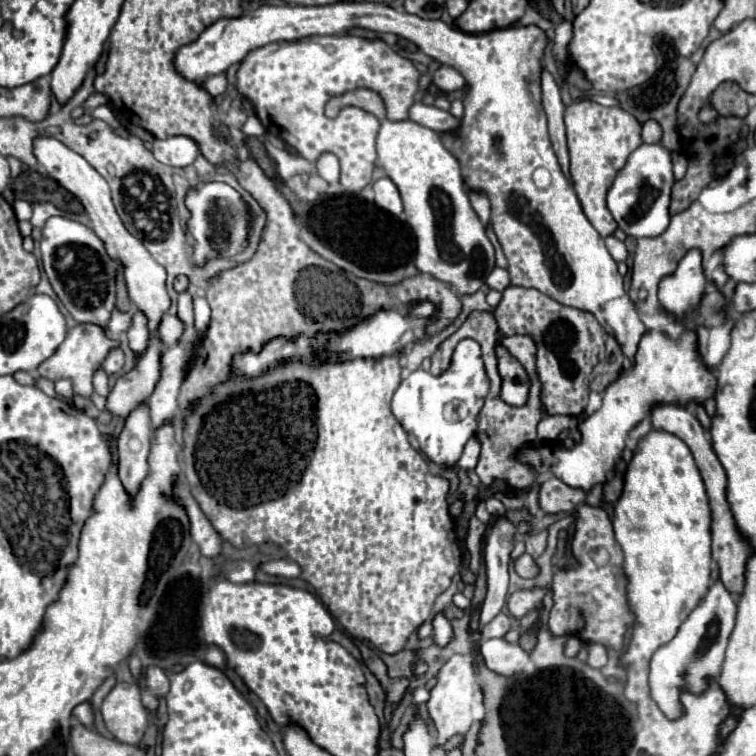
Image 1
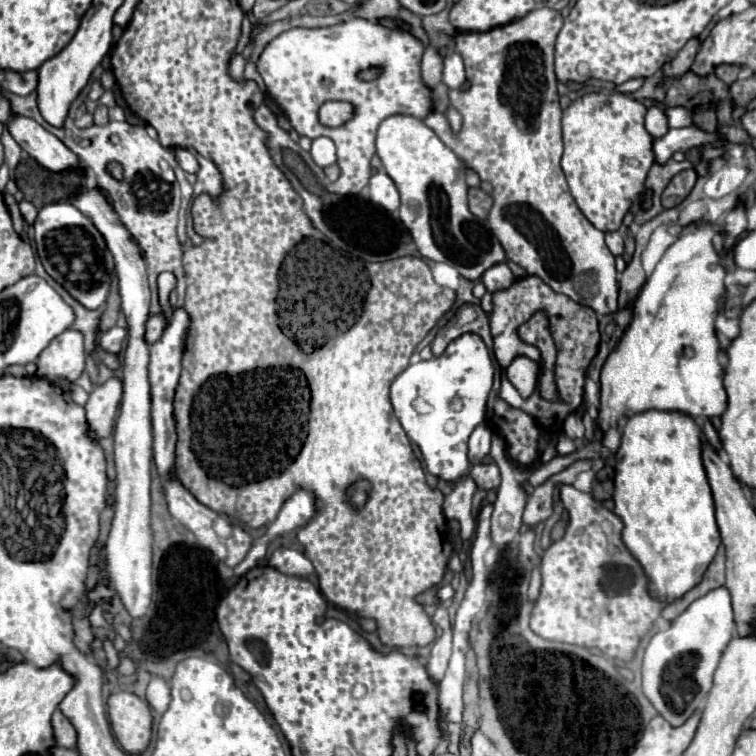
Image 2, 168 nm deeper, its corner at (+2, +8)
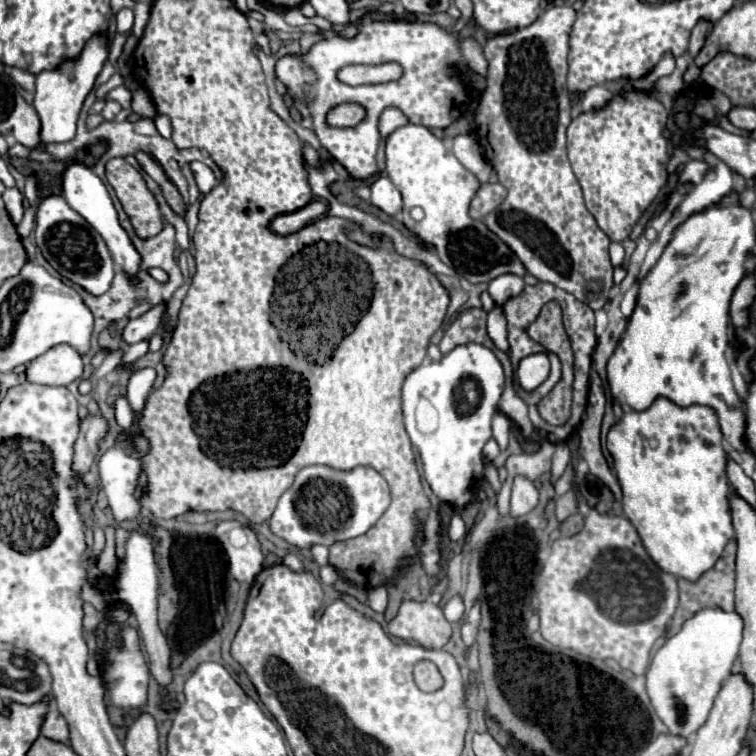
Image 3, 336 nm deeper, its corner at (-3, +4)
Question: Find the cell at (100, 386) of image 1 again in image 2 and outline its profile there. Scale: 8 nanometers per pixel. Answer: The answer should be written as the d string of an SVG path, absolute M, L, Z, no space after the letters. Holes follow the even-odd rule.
M68 202L42 206L34 222L34 240L44 270L58 284L62 284L82 306L90 310L104 306L110 278L114 274L114 258L106 248L102 234L80 210Z

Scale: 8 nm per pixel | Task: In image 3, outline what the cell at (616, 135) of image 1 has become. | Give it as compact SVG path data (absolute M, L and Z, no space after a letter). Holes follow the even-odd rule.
M623 92L623 96L615 96L601 110L581 112L567 128L567 152L571 168L583 188L585 206L593 214L597 226L613 240L623 242L641 214L655 200L659 190L667 182L667 140L663 136L663 128L667 124L667 110L659 100L655 100L647 92Z

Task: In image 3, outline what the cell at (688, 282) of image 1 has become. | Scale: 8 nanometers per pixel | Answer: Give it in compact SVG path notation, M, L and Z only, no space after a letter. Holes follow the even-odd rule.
M735 194L723 198L713 208L689 216L677 228L673 240L667 244L659 262L641 282L637 306L631 314L625 336L615 348L611 360L607 362L607 382L615 404L629 406L631 410L647 410L657 398L663 396L681 408L693 404L709 406L719 418L726 448L739 452L747 450L743 444L743 404L731 382L725 348L729 344L727 330L731 322L729 316L731 296L737 284L745 276L743 262L749 258L753 244L755 244L753 214L747 208L739 206Z

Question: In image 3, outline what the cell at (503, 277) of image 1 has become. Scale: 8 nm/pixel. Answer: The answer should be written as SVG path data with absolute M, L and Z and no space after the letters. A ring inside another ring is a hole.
M501 274L489 282L489 294L497 306L503 306L509 298L517 296L523 290L525 282L517 274Z

